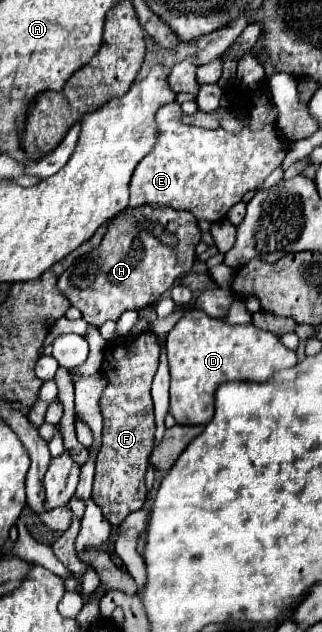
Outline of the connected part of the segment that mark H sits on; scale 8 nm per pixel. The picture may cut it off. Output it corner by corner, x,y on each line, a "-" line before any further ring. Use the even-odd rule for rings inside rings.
162,206
126,208
110,222
102,244
78,258
58,278
58,288
70,304
82,312
82,318
88,324
100,326
106,320
116,322
126,310
140,310
158,302
180,276
186,276
192,270
200,234
202,232
190,212

